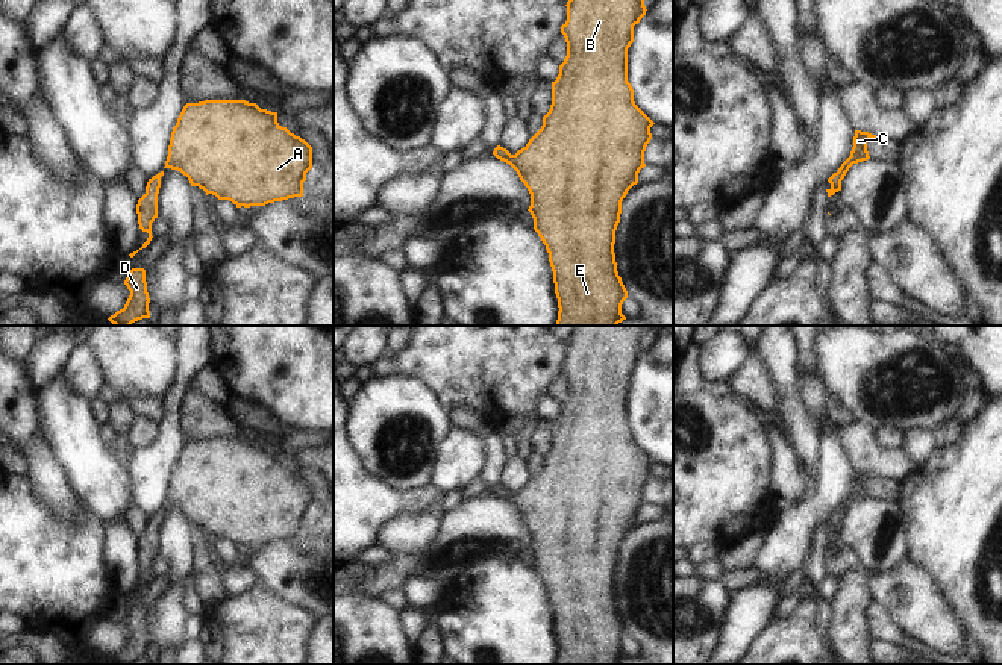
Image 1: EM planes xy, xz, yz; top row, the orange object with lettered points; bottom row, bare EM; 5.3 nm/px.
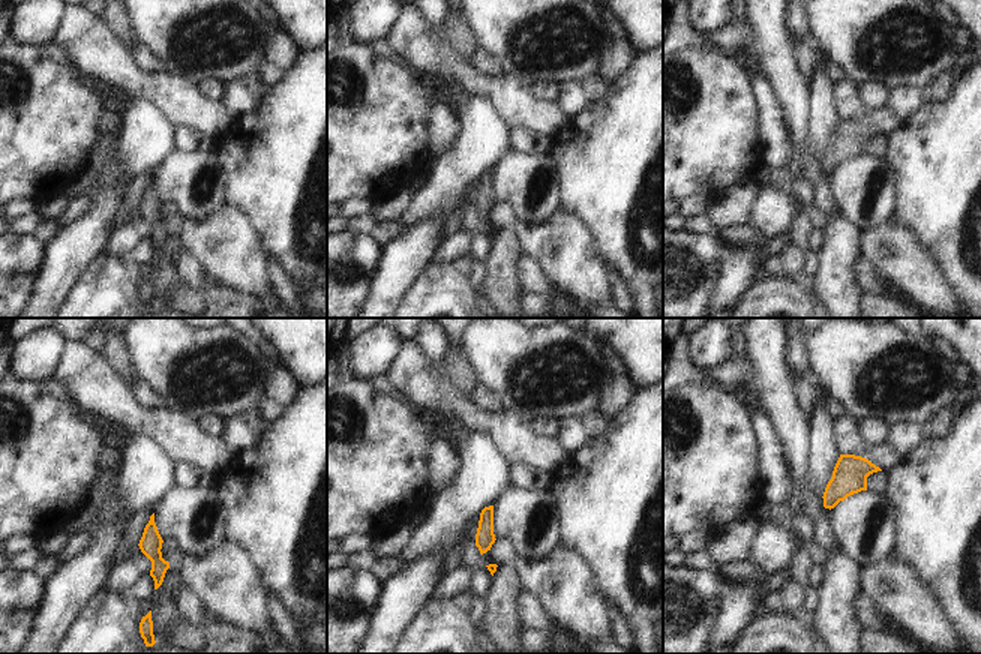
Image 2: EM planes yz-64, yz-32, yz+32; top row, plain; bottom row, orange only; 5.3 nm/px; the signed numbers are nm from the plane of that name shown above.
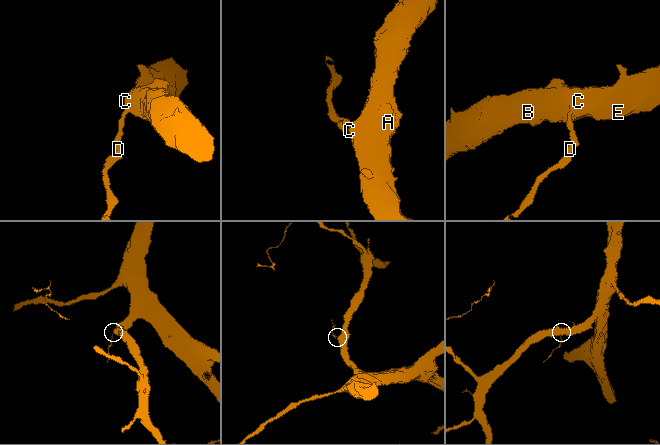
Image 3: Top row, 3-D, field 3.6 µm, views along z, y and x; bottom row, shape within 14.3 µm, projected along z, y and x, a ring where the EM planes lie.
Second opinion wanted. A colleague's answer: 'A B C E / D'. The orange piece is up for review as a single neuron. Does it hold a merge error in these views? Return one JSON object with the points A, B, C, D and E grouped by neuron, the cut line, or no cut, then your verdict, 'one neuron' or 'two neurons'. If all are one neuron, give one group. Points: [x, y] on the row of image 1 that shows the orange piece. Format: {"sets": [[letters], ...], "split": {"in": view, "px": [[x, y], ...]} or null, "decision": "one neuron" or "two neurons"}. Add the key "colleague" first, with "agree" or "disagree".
{"colleague": "disagree", "sets": [["A", "B", "C", "D", "E"]], "split": null, "decision": "one neuron"}

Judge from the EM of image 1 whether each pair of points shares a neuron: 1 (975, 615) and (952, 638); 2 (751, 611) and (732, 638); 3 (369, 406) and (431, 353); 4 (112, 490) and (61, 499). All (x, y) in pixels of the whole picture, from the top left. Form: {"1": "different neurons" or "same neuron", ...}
{"1": "different neurons", "2": "same neuron", "3": "different neurons", "4": "different neurons"}

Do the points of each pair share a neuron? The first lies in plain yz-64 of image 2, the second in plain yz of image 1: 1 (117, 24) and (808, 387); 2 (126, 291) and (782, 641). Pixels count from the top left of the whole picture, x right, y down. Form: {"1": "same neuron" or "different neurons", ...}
{"1": "same neuron", "2": "same neuron"}

